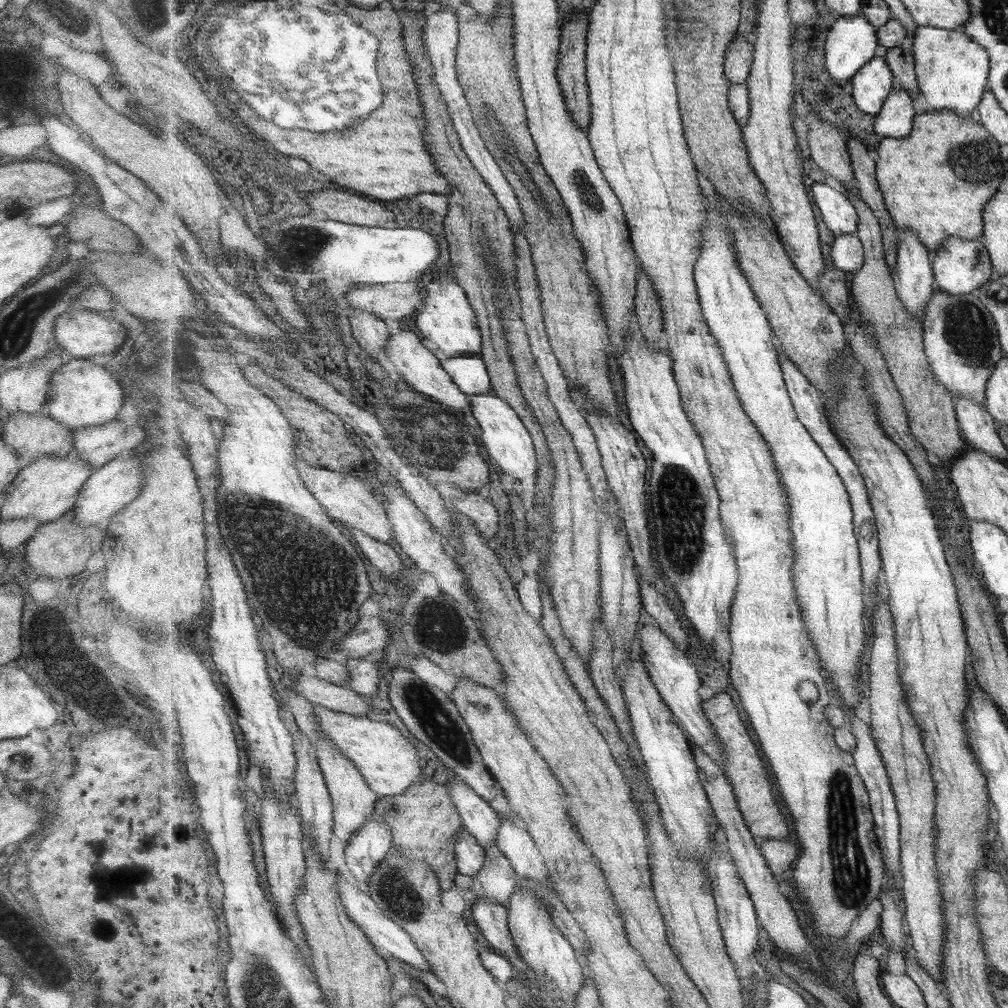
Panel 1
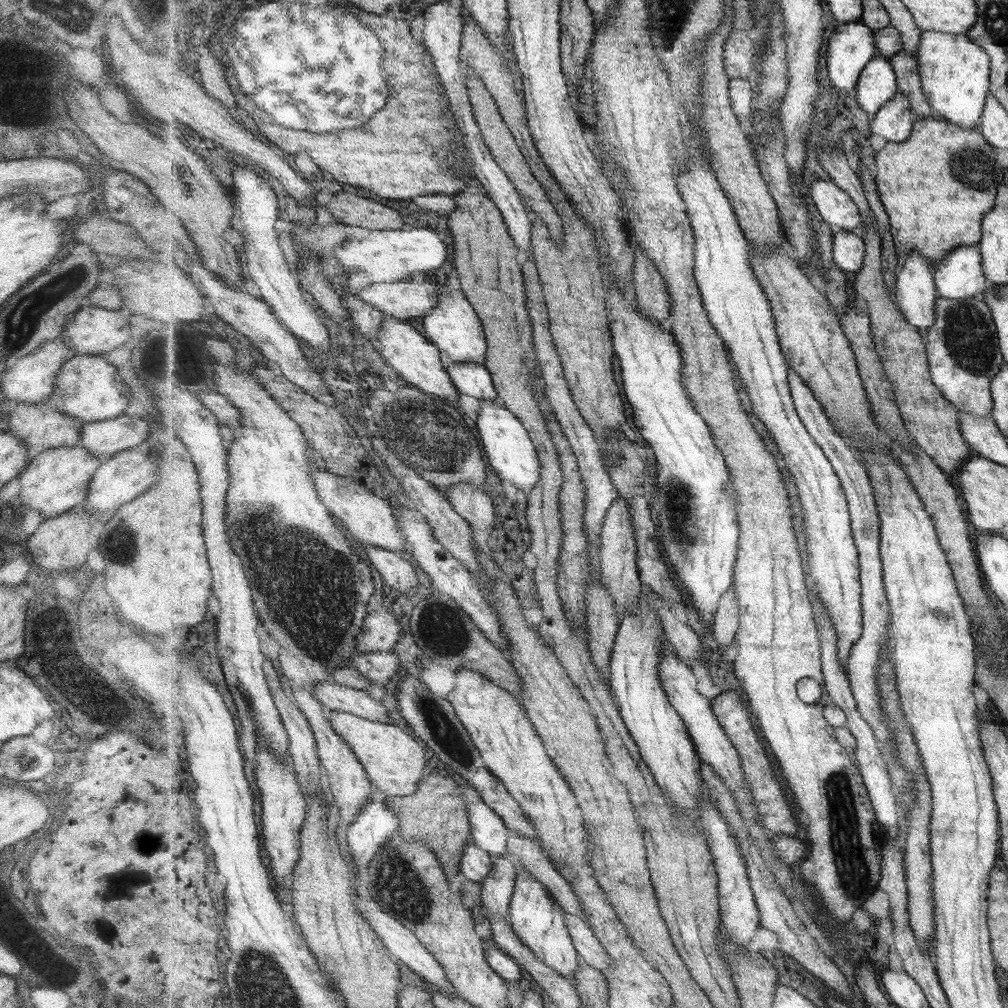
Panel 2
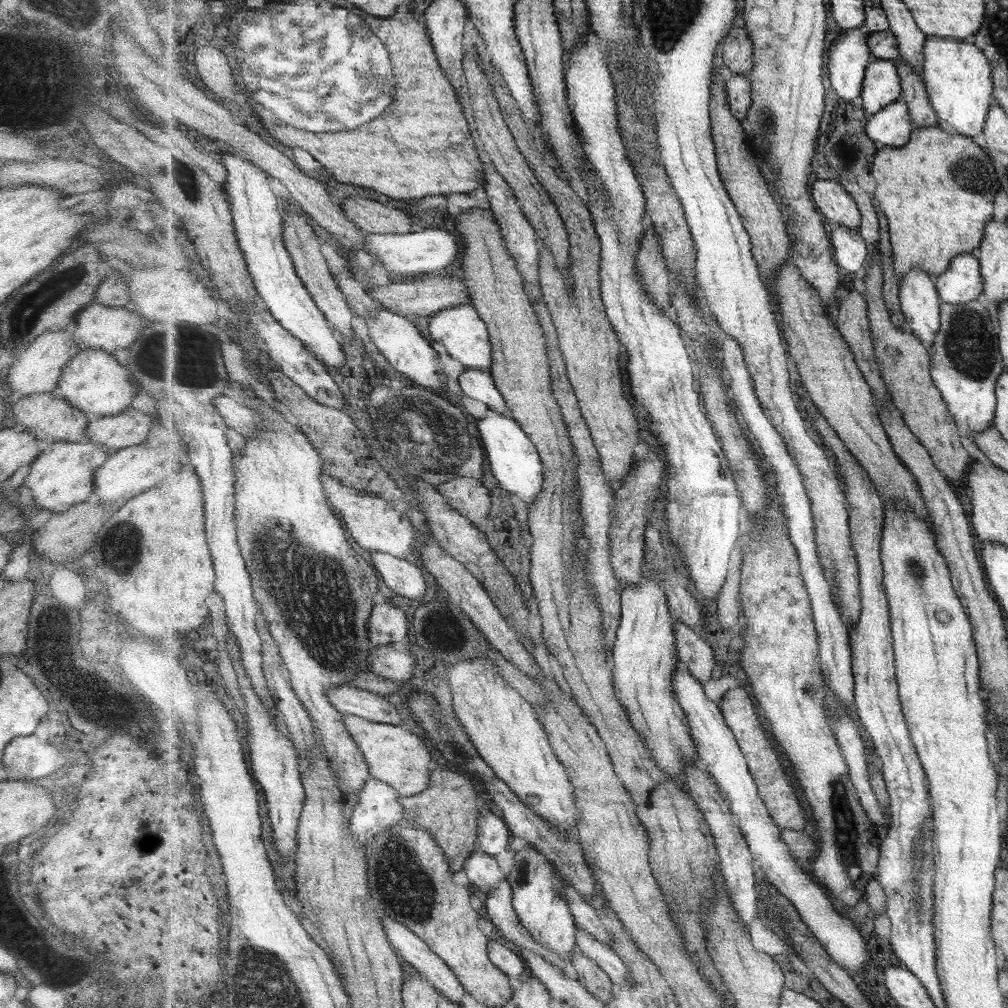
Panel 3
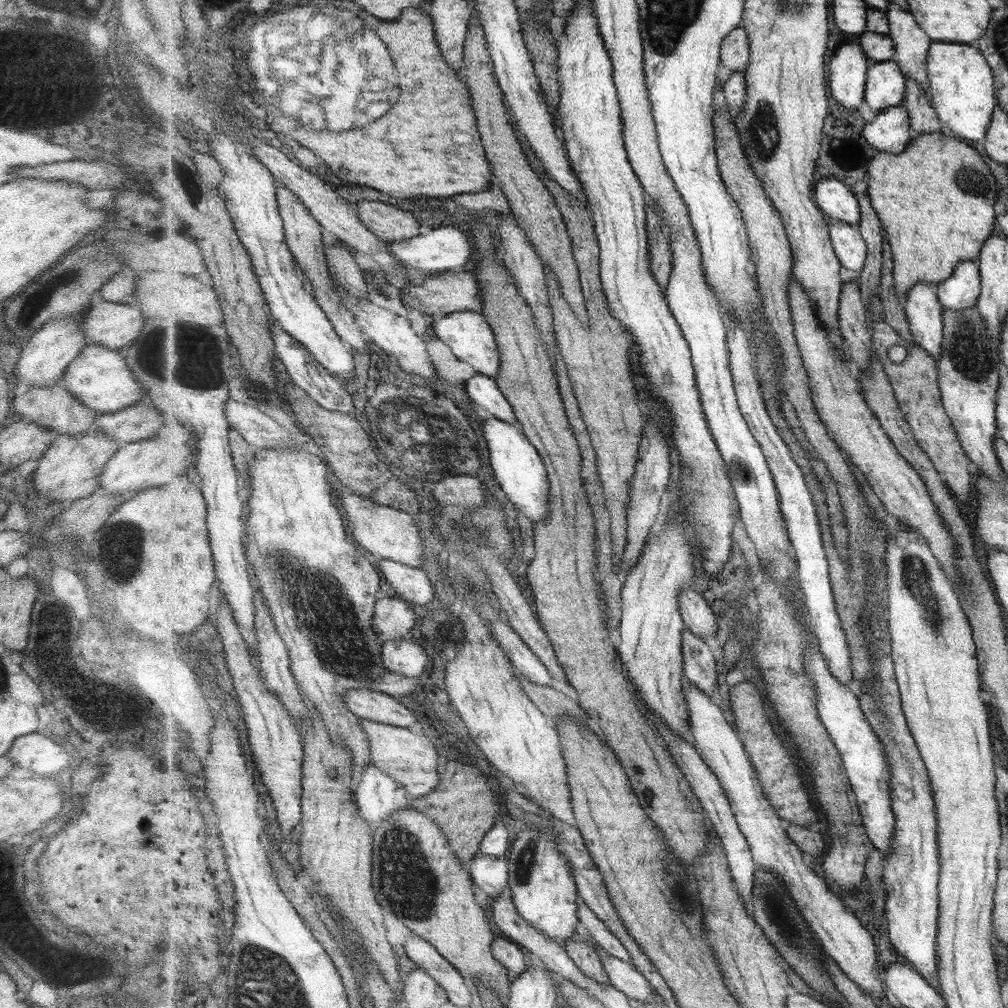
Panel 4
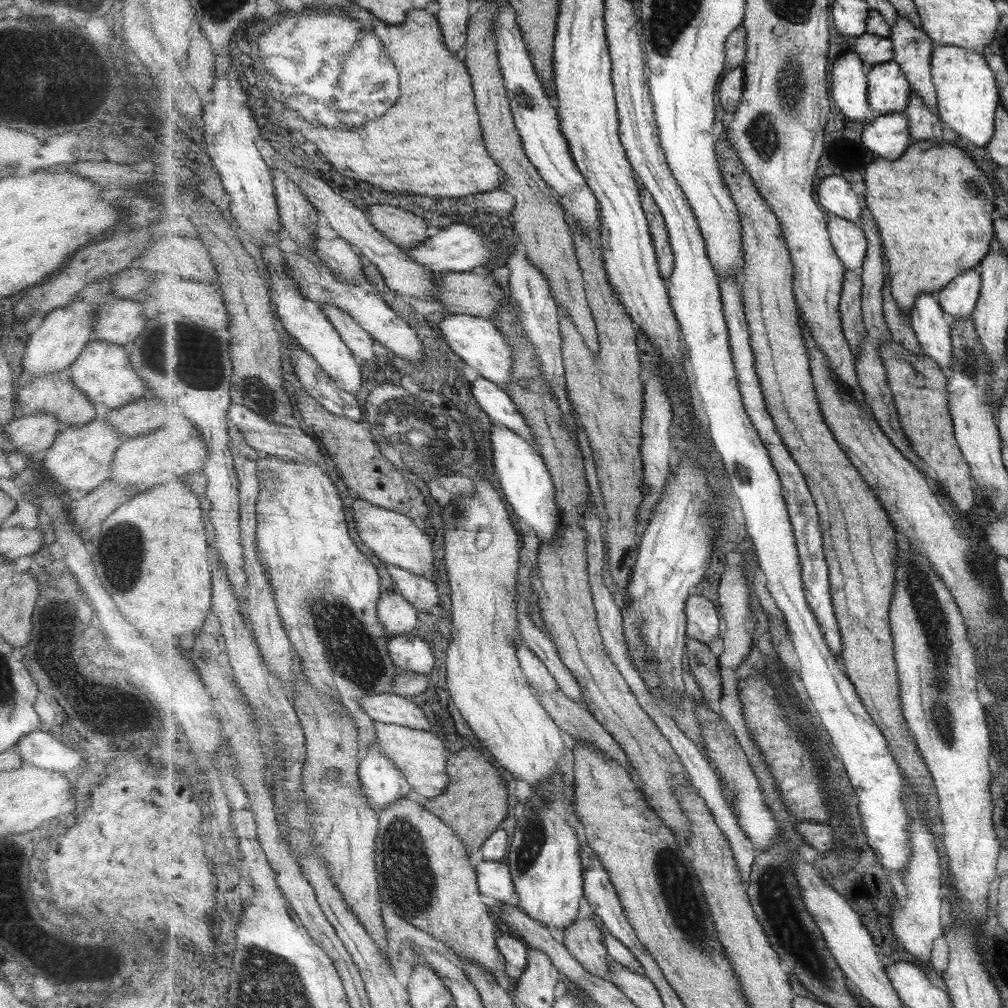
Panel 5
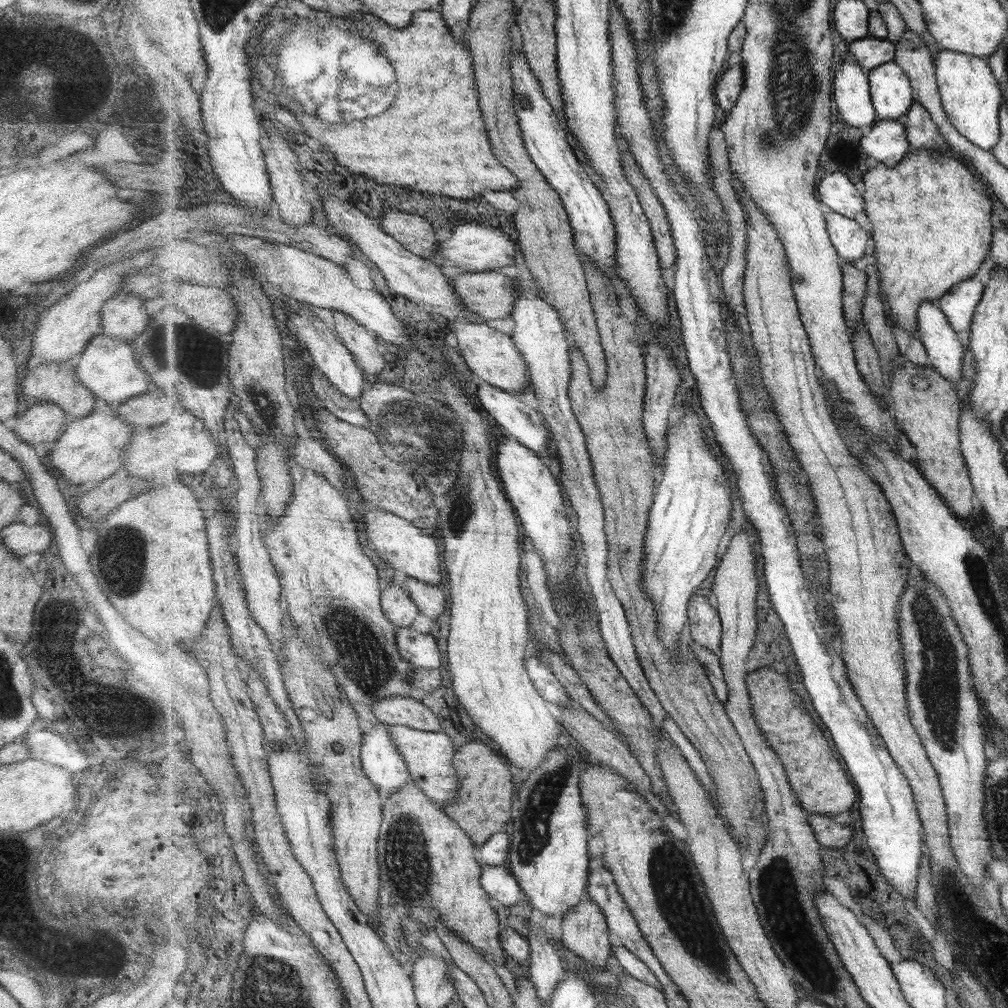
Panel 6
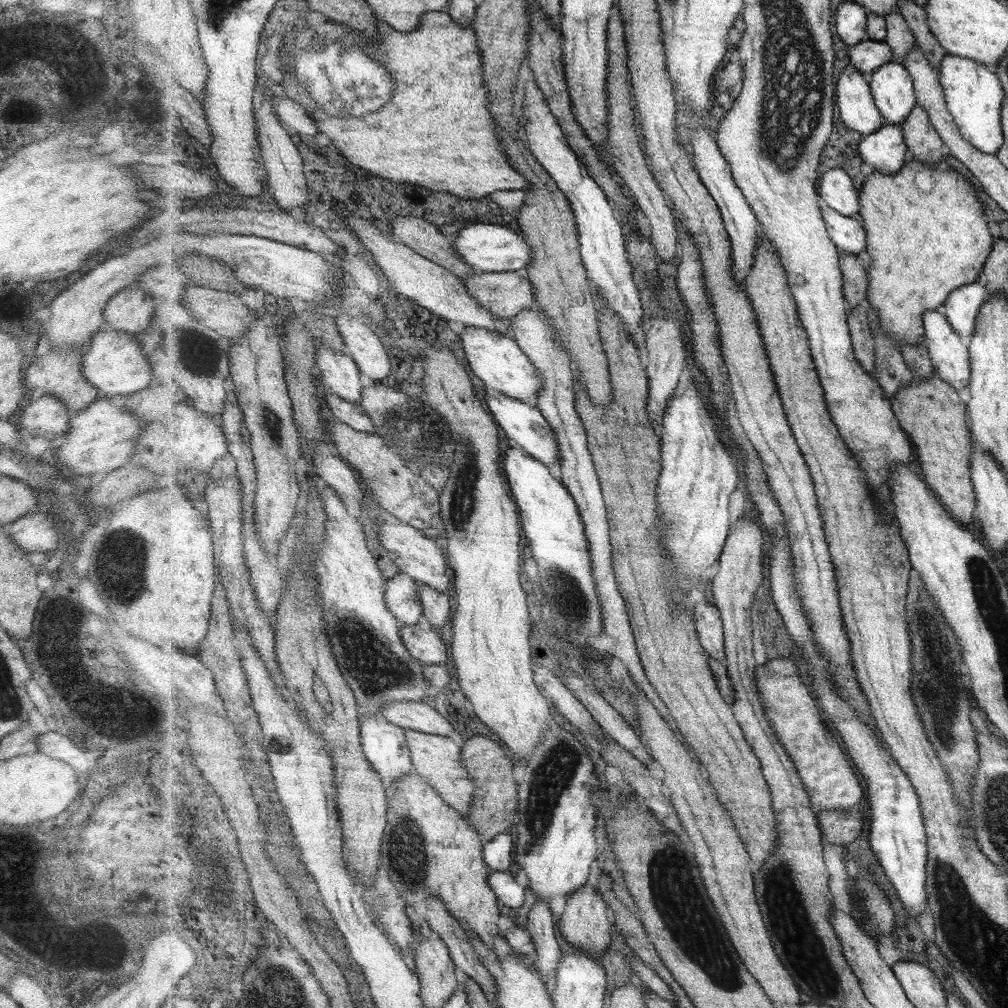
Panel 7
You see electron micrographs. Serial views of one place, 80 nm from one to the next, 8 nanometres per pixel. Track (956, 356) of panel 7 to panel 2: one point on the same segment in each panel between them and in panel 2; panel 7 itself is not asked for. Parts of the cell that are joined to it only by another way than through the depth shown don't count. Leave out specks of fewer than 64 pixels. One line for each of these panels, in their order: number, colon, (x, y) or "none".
2: (916, 293)
3: (920, 300)
4: (924, 310)
5: (933, 326)
6: (945, 346)

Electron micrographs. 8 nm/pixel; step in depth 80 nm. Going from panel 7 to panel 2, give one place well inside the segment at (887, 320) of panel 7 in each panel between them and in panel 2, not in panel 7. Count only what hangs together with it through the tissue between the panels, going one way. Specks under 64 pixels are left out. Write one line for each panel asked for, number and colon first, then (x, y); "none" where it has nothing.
2: (937, 187)
3: (933, 219)
4: (933, 222)
5: (934, 206)
6: (932, 214)

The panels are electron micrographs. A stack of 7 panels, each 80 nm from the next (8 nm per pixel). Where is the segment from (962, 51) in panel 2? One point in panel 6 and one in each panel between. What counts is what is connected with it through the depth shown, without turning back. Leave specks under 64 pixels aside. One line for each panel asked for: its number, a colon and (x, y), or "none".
3: (958, 75)
4: (962, 84)
5: (968, 95)
6: (971, 95)

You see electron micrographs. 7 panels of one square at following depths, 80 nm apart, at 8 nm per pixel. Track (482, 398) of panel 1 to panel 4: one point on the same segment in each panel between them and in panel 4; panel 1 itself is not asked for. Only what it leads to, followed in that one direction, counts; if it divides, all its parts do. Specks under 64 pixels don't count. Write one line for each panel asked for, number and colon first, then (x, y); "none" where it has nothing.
2: (512, 452)
3: (515, 462)
4: (521, 472)

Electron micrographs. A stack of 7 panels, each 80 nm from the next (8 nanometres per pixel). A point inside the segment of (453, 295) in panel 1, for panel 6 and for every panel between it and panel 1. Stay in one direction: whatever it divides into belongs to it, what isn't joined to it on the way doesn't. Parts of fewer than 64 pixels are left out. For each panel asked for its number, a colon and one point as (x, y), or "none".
2: (453, 325)
3: (462, 331)
4: (470, 337)
5: (480, 343)
6: (495, 357)

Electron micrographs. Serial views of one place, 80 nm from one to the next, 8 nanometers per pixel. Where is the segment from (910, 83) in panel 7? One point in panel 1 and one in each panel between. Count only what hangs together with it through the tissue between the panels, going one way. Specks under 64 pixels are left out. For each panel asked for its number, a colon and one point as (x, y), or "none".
1: (870, 88)
2: (878, 84)
3: (883, 85)
4: (886, 85)
5: (889, 89)
6: (891, 89)

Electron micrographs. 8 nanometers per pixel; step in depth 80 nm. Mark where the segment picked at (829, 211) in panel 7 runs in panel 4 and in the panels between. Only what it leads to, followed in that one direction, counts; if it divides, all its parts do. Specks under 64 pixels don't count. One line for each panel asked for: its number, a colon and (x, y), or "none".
4: (852, 249)
5: (850, 241)
6: (851, 241)

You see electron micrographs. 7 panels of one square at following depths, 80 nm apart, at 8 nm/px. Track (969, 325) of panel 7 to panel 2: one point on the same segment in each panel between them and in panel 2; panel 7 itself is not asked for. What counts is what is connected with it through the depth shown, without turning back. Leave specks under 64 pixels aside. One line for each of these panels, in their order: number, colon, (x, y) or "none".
2: (961, 275)
3: (963, 282)
4: (961, 291)
5: (960, 298)
6: (959, 304)

